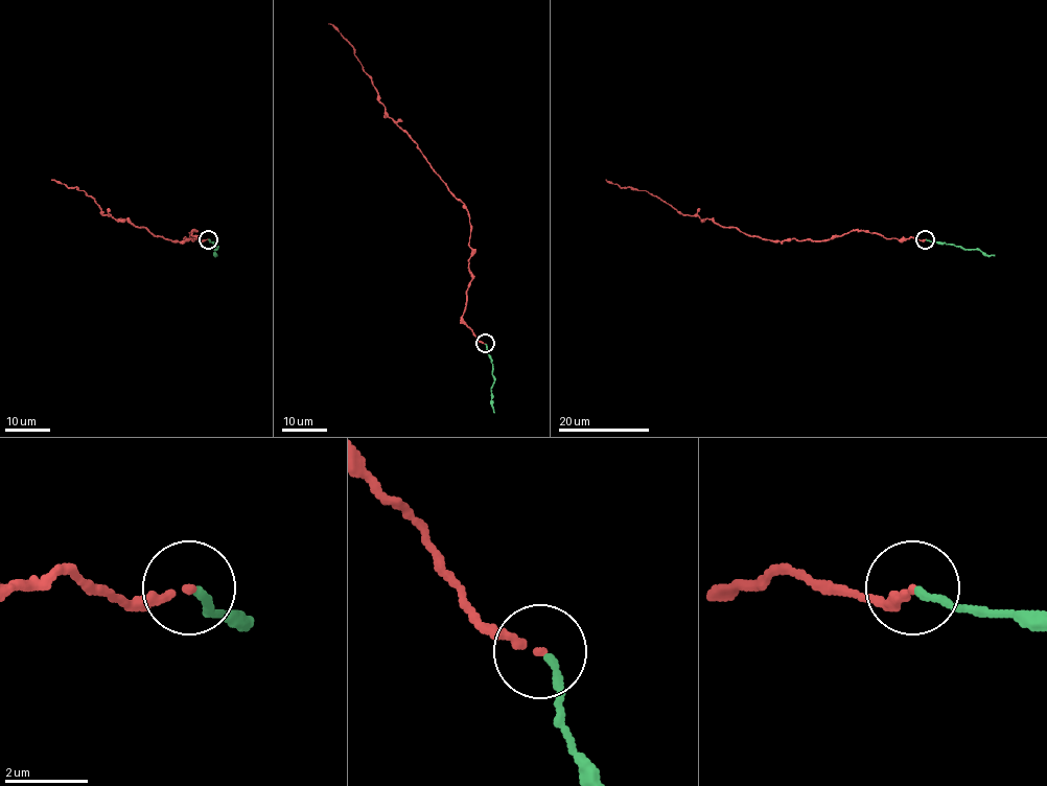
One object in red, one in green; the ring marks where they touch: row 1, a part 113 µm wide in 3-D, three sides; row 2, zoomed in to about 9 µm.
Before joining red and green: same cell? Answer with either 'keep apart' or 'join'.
join

